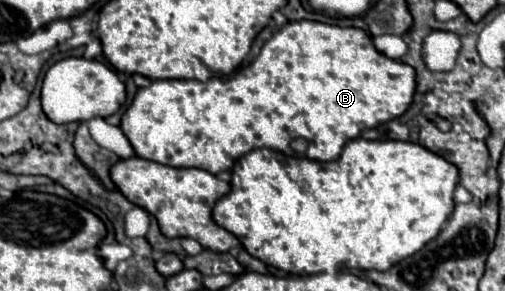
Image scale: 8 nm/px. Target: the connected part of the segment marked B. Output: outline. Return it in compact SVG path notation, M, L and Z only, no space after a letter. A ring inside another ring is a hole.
M299 20L287 22L279 30L267 28L255 44L261 44L255 60L239 70L235 78L211 78L209 82L155 80L151 86L139 88L133 104L121 116L121 130L133 144L135 154L165 166L203 168L211 174L219 174L229 172L243 154L257 148L271 148L293 156L291 142L305 138L305 156L329 162L337 160L343 146L359 138L363 130L399 118L413 102L415 70L409 64L377 52L373 38L365 34L365 30Z

